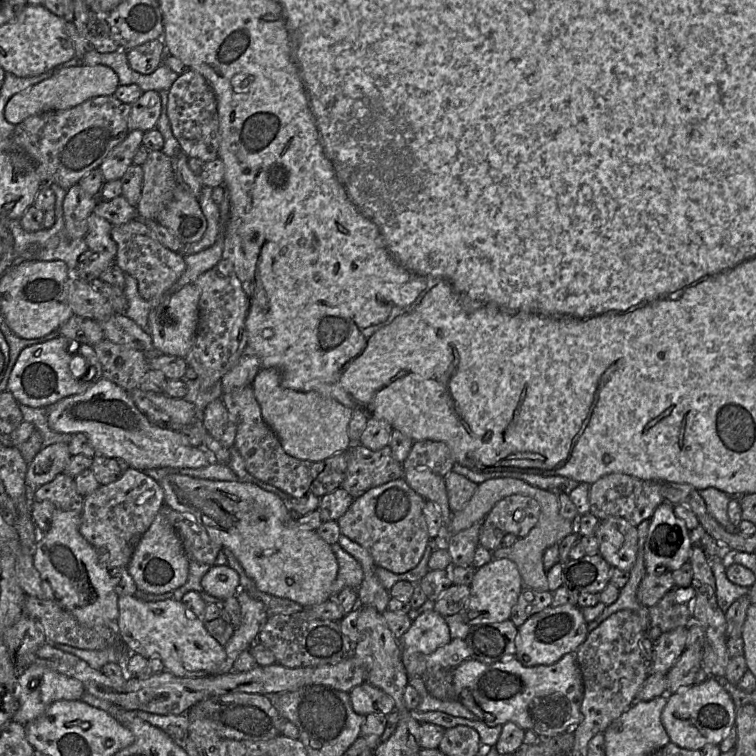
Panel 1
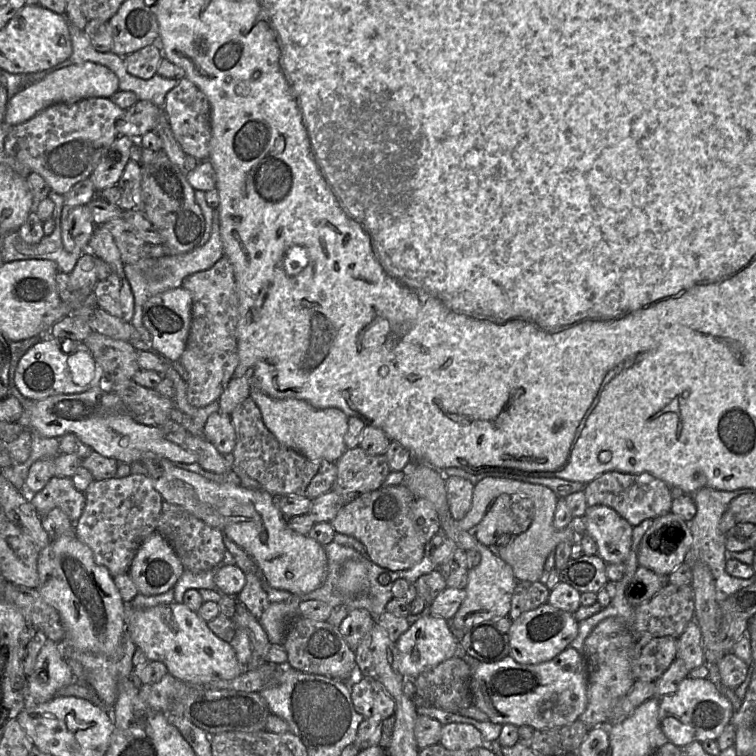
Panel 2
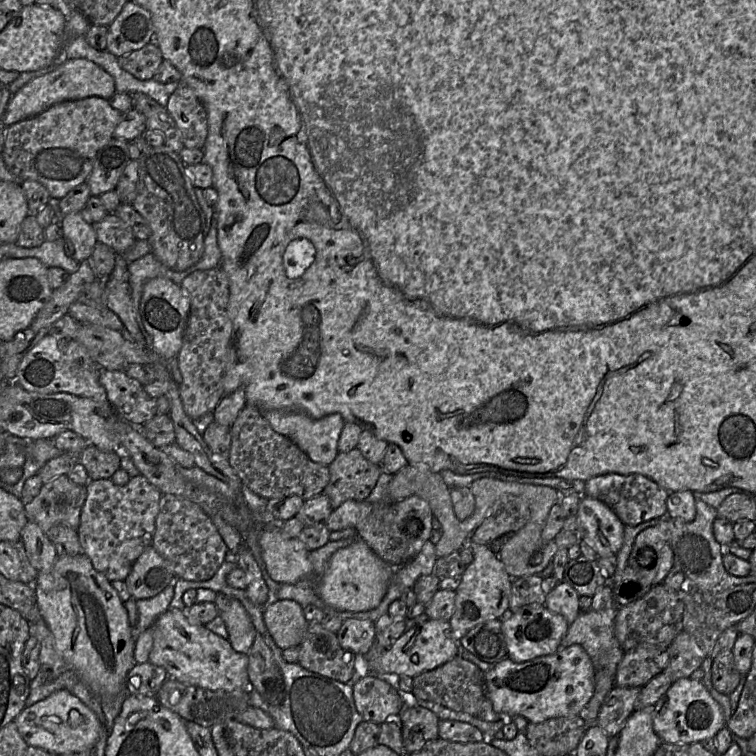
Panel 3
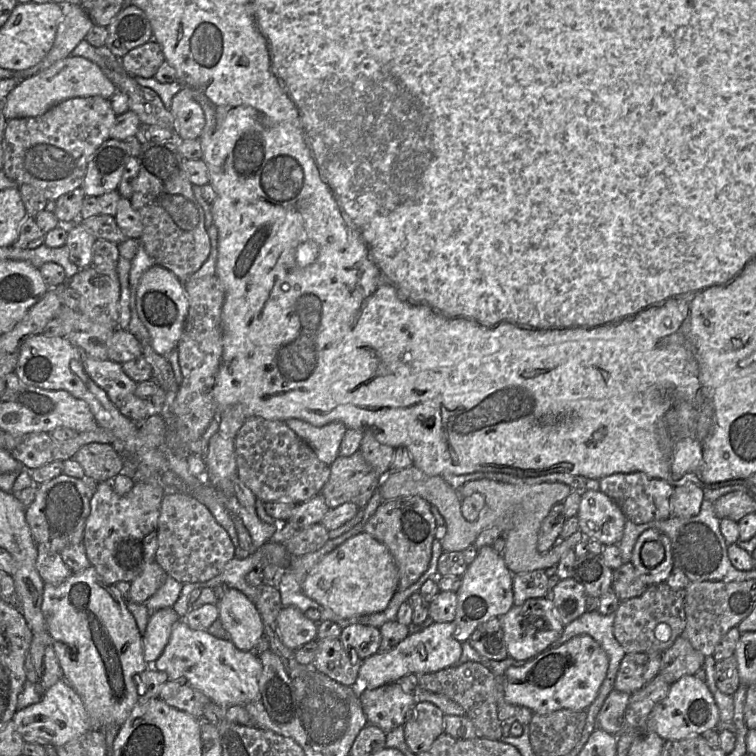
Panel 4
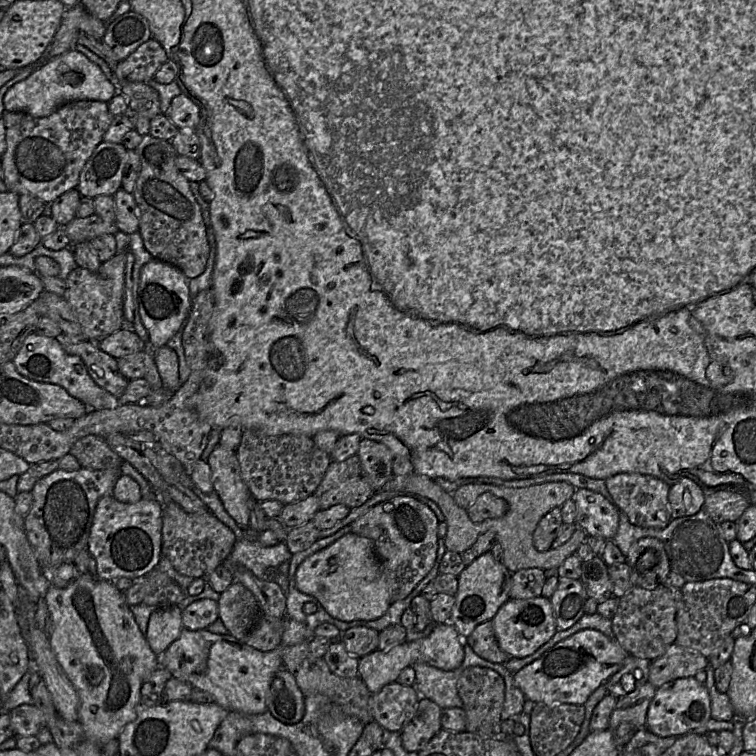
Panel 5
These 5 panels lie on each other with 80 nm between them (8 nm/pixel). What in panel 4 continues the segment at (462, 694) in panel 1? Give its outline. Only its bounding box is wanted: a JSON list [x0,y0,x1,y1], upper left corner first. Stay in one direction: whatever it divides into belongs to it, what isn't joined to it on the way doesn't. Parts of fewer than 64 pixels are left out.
[503,635,609,714]

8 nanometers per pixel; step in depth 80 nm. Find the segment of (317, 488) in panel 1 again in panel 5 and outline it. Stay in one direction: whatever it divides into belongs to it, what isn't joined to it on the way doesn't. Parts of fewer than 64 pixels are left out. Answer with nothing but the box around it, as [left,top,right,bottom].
[236,429,332,503]

